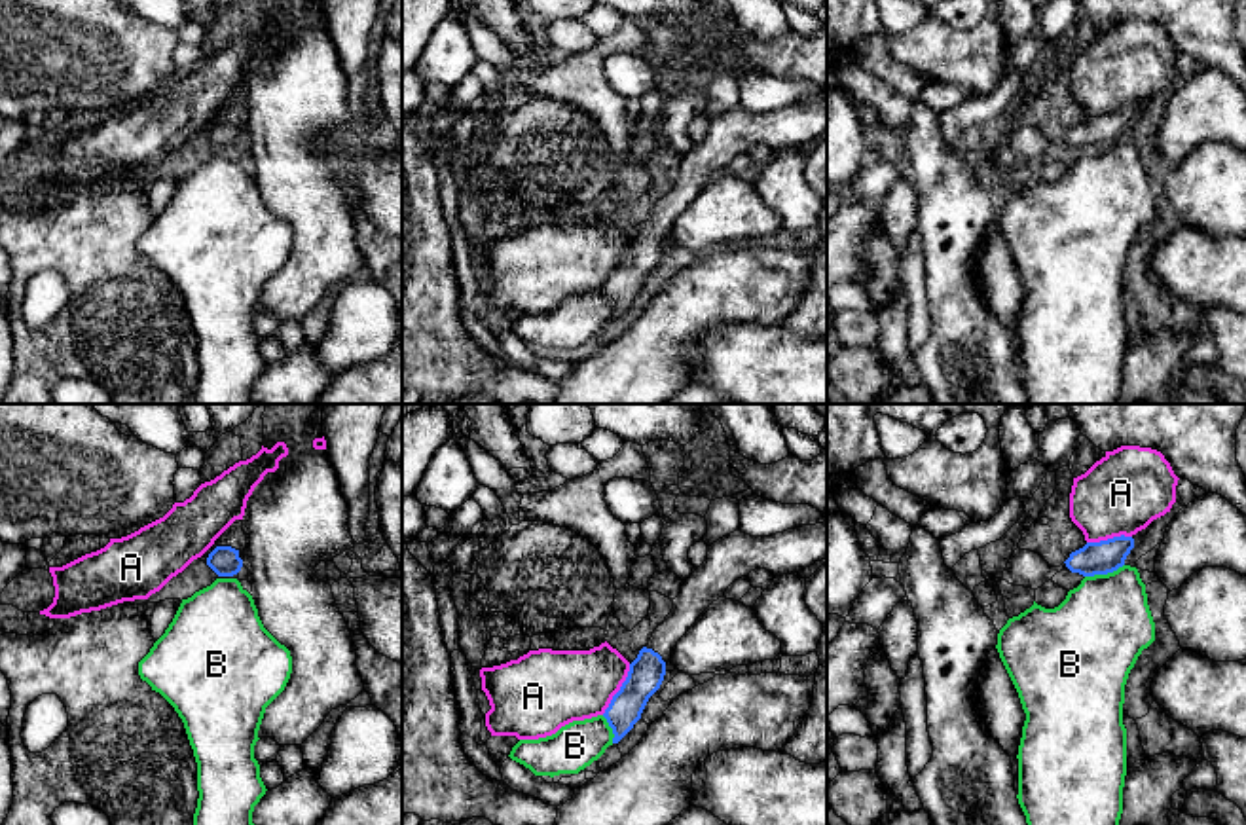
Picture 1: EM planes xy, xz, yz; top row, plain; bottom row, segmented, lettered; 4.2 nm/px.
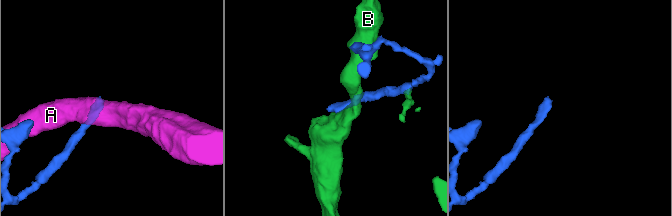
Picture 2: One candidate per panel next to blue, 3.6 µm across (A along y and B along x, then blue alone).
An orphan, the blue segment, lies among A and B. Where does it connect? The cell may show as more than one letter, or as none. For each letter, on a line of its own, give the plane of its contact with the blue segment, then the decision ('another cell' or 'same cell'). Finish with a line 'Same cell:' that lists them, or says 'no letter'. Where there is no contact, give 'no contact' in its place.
A: meets blue in xz; another cell
B: meets blue in yz; another cell
Same cell: no letter

